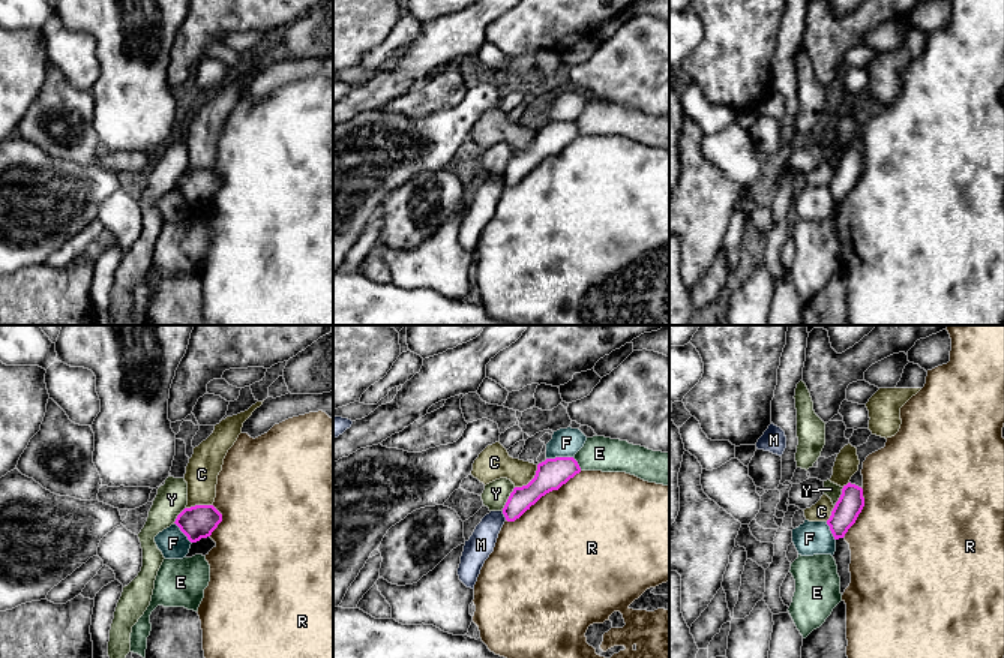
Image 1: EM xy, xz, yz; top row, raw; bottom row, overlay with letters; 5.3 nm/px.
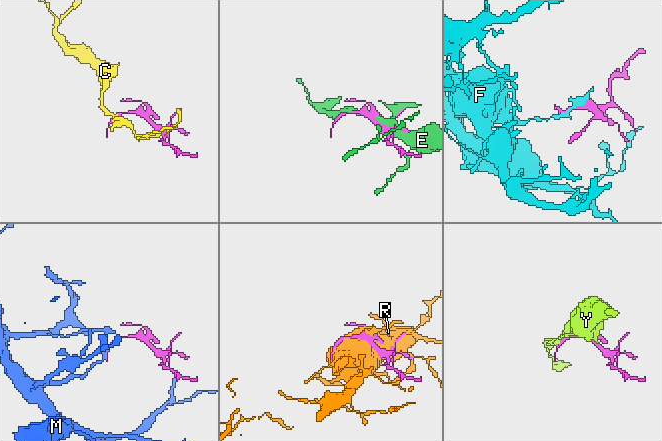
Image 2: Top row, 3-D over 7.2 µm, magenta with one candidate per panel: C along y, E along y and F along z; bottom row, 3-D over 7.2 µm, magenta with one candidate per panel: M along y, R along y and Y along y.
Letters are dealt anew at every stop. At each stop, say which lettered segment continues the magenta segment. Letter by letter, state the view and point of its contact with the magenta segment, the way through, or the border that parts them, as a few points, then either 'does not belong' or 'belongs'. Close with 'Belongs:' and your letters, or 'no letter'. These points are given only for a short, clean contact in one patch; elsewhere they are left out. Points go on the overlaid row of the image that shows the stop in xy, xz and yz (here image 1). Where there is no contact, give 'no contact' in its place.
C: xz (532, 480) | along xz (538, 465), (536, 474), (526, 484), (515, 487) | does not belong
E: xz (577, 463) | does not belong
F: xz (559, 457) | does not belong
M: xz (505, 516) | does not belong
R: xz (544, 495) | does not belong
Y: xz (508, 499) | along xz (515, 487), (502, 510) | does not belong
Belongs: no letter

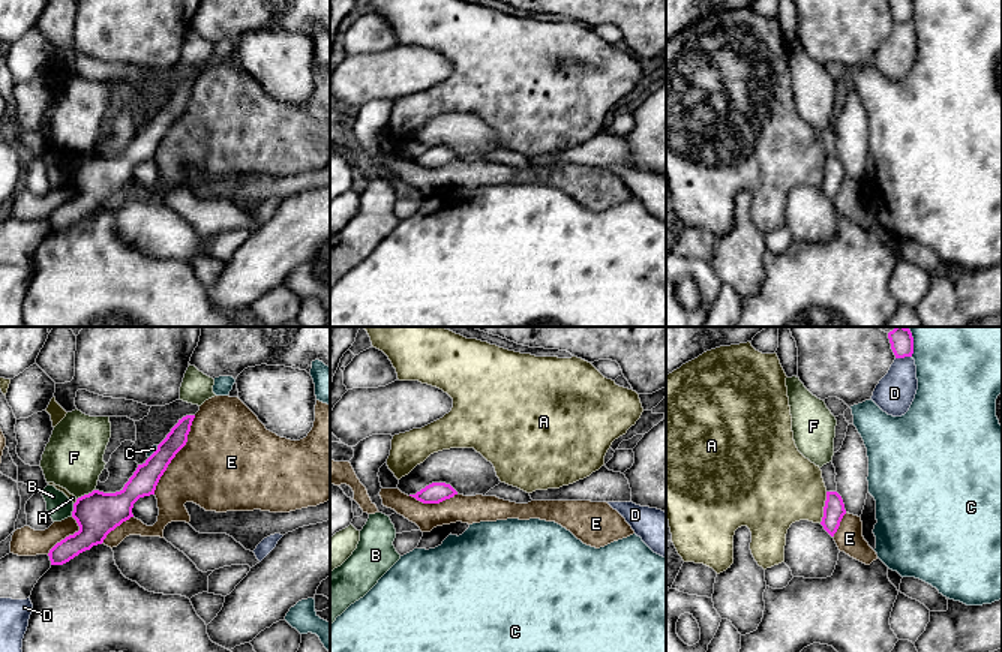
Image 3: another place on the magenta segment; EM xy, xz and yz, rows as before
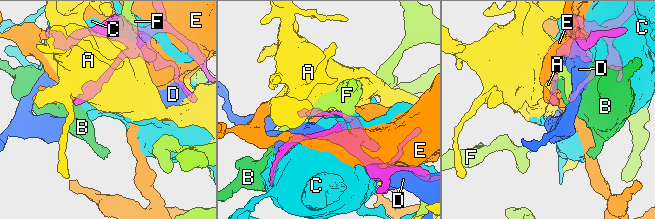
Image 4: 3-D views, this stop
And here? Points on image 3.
A: yz (824, 507) | does not belong
B: xy (74, 510) | along xy (74, 504), (71, 514) | does not belong
C: yz (912, 342) | does not belong
D: yz (903, 357) | does not belong
E: xy (176, 453) | does not belong
F: xy (86, 495) | does not belong
Belongs: no letter

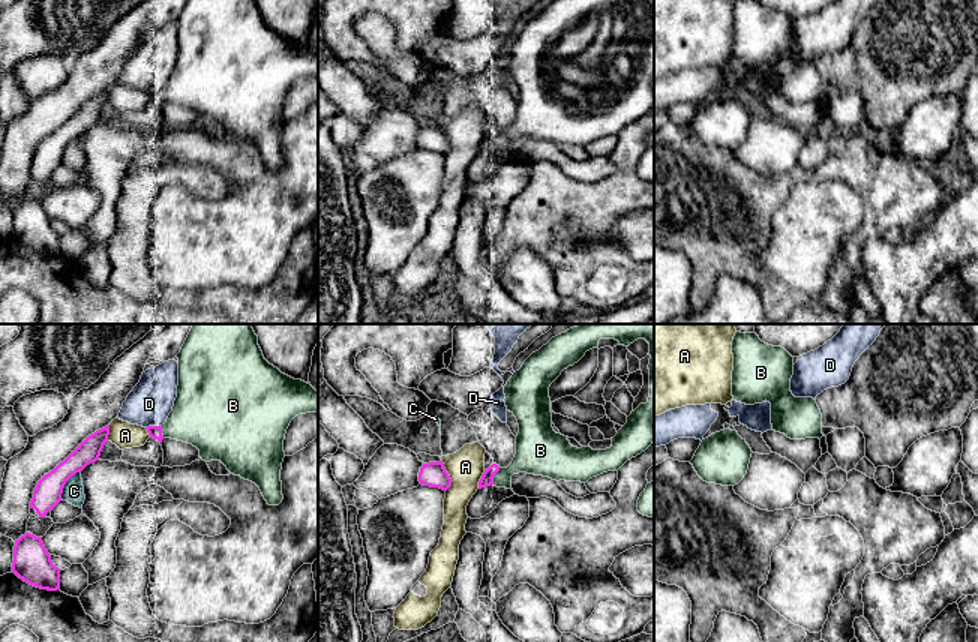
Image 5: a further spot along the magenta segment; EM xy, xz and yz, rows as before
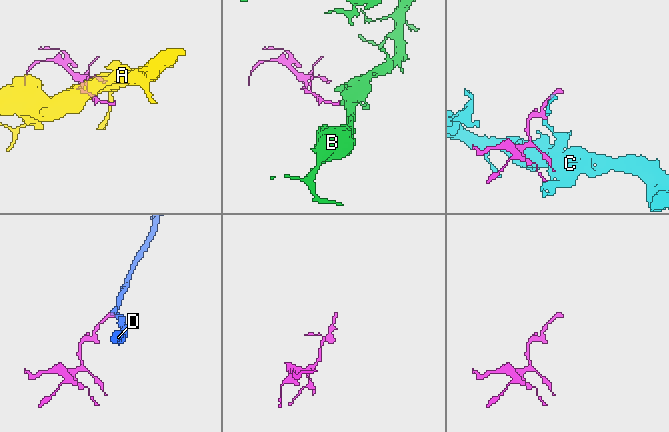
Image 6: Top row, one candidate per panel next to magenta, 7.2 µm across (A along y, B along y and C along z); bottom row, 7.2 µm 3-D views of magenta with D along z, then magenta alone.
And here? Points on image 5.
A: xz (449, 476) | along xz (441, 459), (450, 479), (450, 486), (446, 491) | does not belong
B: xz (494, 474) | belongs
C: xy (65, 483) | along xy (80, 470), (66, 482), (60, 498) | does not belong
D: xy (153, 426) | does not belong
Belongs: B

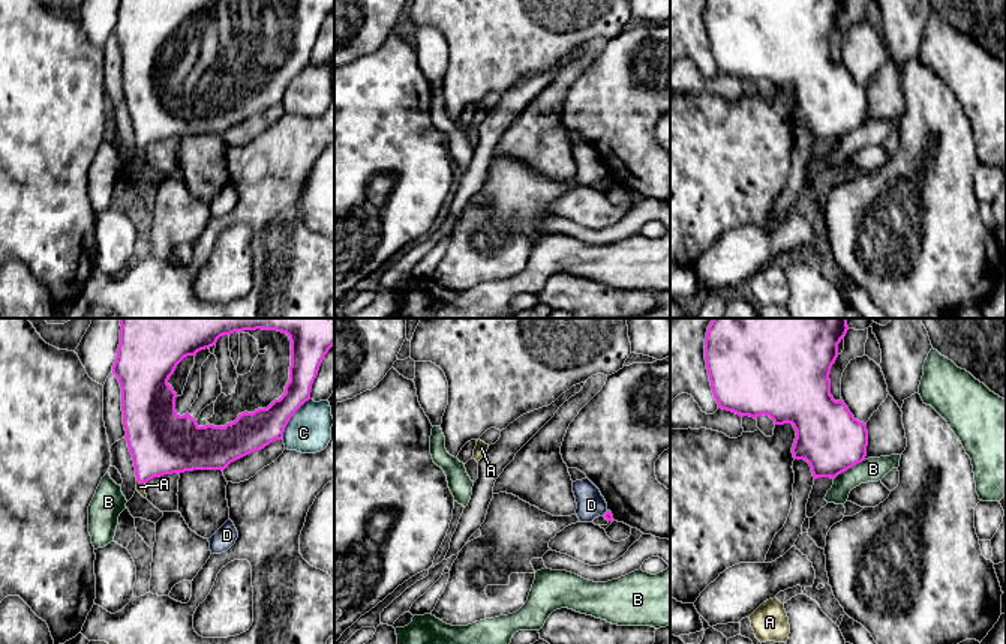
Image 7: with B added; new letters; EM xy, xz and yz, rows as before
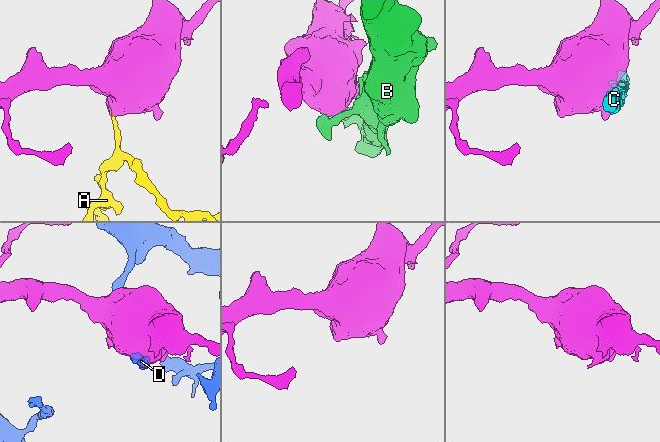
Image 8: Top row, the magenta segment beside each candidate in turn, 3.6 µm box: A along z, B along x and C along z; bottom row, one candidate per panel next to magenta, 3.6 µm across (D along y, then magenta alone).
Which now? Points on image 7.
A: xy (141, 482) | across xy (161, 442), (144, 470), (141, 482), (140, 487) | belongs
B: yz (849, 467) | does not belong
C: xy (290, 418) | does not belong
D: xz (604, 514) | does not belong
Belongs: A

